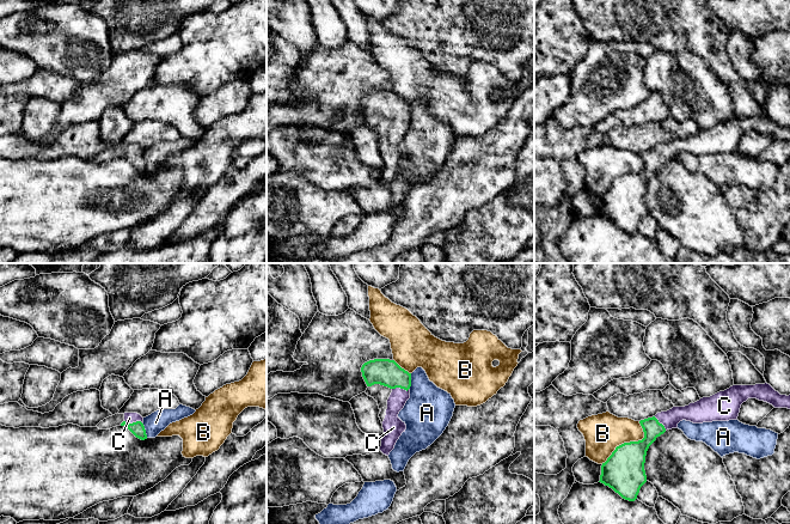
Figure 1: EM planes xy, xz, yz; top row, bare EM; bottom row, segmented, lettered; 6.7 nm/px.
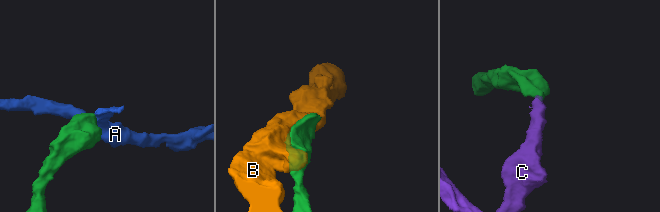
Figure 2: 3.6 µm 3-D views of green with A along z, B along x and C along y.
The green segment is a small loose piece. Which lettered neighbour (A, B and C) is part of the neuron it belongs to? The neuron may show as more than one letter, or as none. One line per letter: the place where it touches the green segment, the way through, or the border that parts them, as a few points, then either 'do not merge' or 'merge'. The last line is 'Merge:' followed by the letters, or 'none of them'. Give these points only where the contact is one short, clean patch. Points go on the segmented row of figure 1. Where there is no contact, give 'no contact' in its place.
A: xy (145, 430) | along xy (141, 422), (147, 437) | do not merge
B: yz (630, 442) | do not merge
C: xy (133, 422) | merge
Merge: C

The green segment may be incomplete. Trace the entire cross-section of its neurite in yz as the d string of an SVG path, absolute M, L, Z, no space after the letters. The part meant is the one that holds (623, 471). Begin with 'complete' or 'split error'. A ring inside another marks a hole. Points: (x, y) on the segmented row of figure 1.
split error; M770 384L733 385L710 397L703 397L685 407L673 407L653 418L641 420L644 438L616 447L601 465L600 481L623 499L635 501L647 482L644 470L649 446L667 429L676 428L682 420L693 424L737 420L741 404L748 398L767 402L774 408L790 409L790 395L780 395Z

